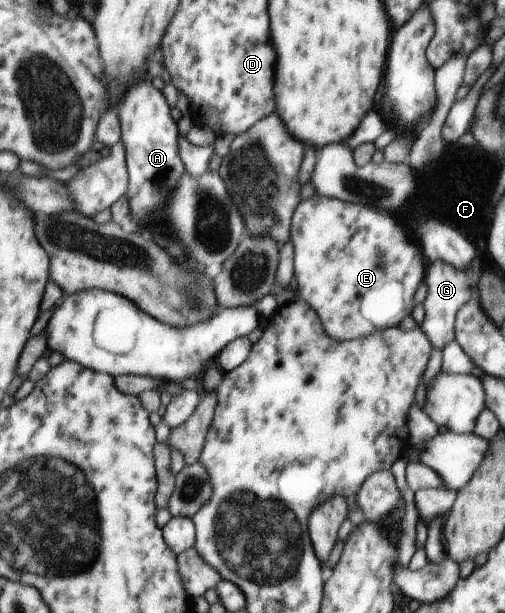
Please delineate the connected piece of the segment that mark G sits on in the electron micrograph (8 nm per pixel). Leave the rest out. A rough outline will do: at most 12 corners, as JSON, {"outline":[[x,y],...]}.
{"outline":[[428,262],[418,328],[436,350],[454,340],[458,309],[477,294],[483,263],[458,272]]}

